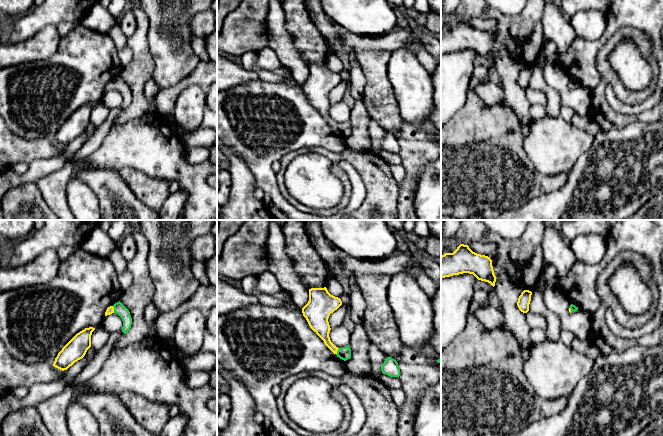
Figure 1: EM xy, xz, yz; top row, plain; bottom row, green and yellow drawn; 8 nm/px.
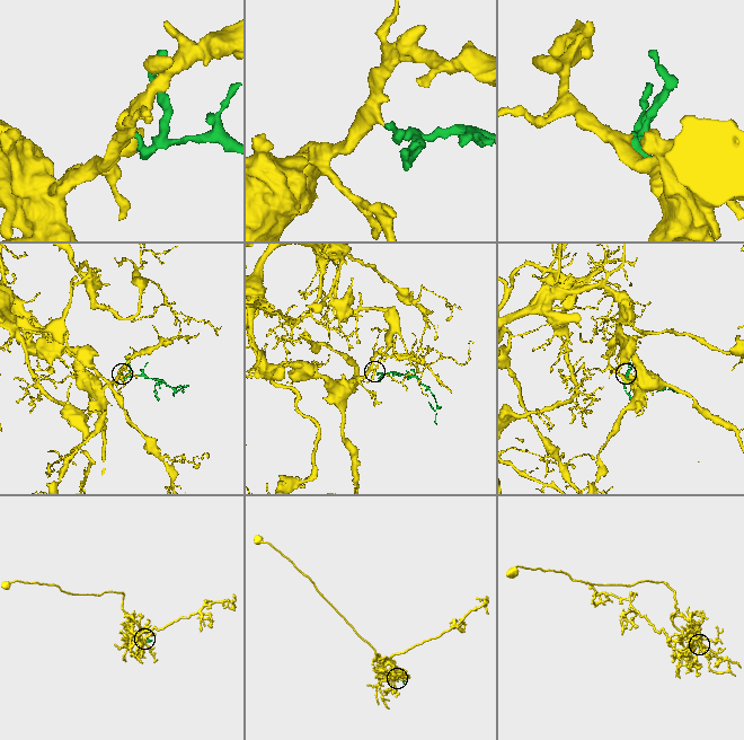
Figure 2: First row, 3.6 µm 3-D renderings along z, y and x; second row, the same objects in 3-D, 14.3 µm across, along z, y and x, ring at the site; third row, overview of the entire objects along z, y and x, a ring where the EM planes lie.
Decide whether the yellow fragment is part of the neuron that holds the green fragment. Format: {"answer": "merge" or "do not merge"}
{"answer": "merge"}

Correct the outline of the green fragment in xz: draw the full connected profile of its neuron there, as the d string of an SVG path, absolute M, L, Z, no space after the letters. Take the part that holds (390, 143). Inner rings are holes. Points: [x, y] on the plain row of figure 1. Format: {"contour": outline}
{"contour": "M387 133L381 143L381 147L383 150L386 150L390 153L398 153L400 152L400 145L398 143L398 139L395 135Z"}

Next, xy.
{"contour": "M119 77L113 82L107 84L105 92L110 91L112 89L116 89L121 93L123 97L122 108L126 110L130 106L132 101L132 94L129 86Z"}

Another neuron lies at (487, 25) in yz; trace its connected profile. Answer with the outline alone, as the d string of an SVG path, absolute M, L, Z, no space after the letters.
M471 18L468 22L473 28L488 33L490 33L497 25L495 19Z

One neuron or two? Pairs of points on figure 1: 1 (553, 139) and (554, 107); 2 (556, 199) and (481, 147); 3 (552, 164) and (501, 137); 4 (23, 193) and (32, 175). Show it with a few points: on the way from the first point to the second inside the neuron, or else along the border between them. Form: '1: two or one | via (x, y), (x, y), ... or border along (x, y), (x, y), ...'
1: two | border along (546, 115), (559, 116)
2: two | border along (566, 179), (559, 188), (538, 195), (526, 204)
3: two | border along (524, 137), (523, 151), (535, 170)
4: two | border along (34, 181), (21, 183), (10, 188)

